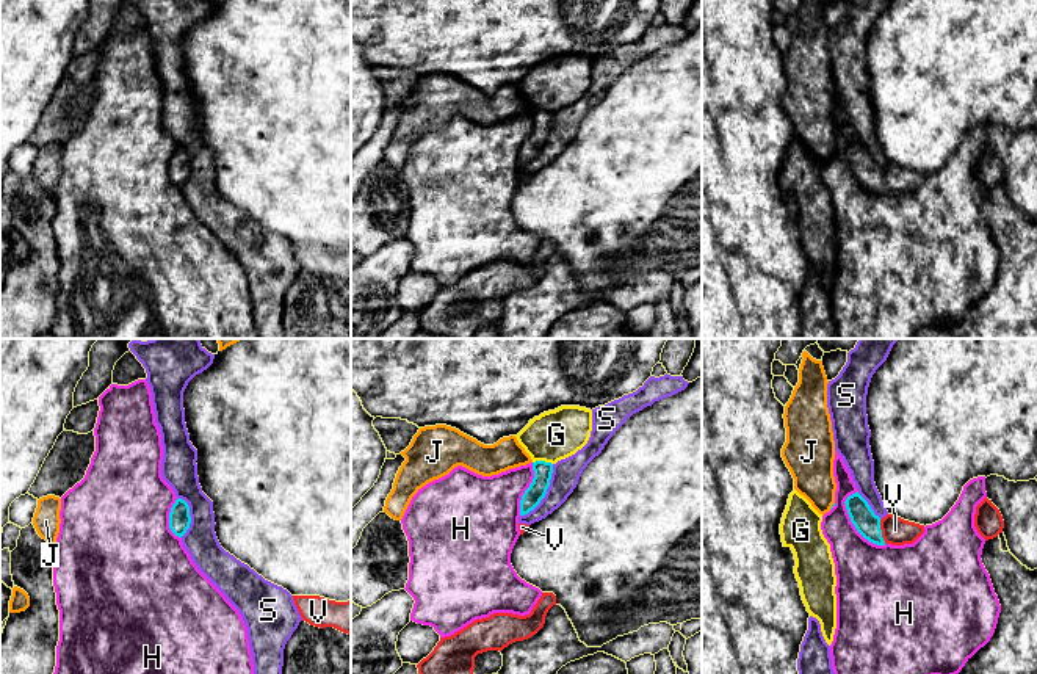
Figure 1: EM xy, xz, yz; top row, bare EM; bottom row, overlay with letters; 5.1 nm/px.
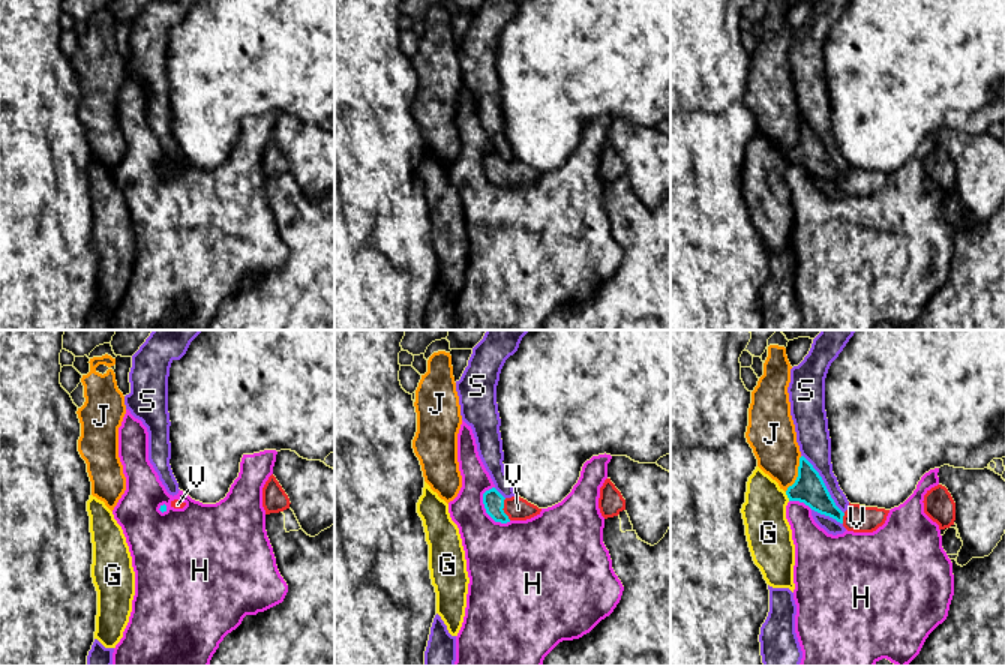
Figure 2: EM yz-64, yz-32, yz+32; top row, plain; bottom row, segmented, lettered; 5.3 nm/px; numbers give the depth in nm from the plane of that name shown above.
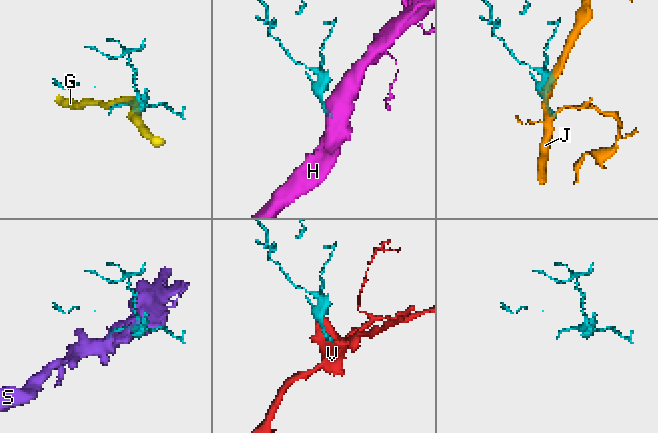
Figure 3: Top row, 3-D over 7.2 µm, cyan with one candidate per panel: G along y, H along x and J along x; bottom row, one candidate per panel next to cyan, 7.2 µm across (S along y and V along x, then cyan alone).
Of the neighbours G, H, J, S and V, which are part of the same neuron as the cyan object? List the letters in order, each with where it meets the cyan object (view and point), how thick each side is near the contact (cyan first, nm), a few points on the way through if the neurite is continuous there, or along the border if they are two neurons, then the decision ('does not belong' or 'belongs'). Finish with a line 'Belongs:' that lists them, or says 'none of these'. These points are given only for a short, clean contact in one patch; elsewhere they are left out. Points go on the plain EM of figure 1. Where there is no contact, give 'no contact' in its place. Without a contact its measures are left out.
G: xz (542, 110) | 100/260 nm | does not belong
H: yz (854, 174) | 120/300 nm | does not belong
J: yz (832, 154) | 20/220 nm | does not belong
S: xz (545, 141) | 100/140 nm | does not belong
V: yz (881, 181) | 120/140 nm | across yz (862, 165), (881, 181), (895, 179) | belongs
Belongs: V

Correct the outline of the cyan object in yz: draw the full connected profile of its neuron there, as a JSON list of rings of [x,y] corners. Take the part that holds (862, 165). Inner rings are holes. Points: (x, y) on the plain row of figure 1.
[[[858,141],[849,144],[844,154],[857,180],[873,193],[913,193],[924,182],[924,174],[904,169],[893,163],[880,168]]]

